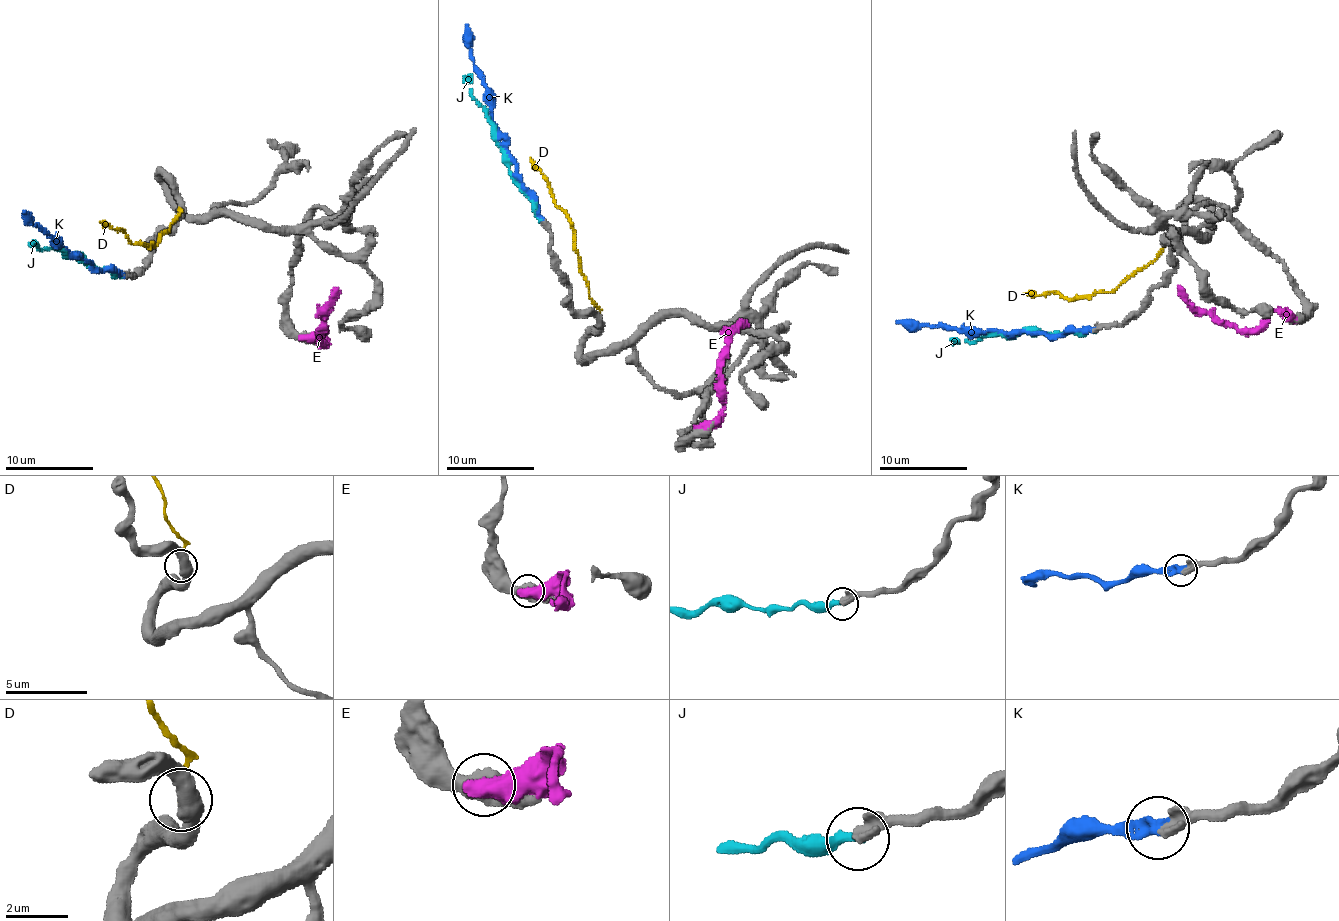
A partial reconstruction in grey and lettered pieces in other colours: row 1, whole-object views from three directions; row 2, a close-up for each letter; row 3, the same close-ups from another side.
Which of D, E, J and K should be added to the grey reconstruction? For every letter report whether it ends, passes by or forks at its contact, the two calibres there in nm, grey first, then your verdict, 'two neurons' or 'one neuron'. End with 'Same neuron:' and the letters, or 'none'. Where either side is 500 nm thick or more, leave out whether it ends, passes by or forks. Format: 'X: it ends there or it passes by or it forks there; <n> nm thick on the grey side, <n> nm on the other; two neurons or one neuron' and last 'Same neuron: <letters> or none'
D: 500 nm thick on the grey side, 170 nm on the other; two neurons
E: 550 nm thick on the grey side, 650 nm on the other; two neurons
J: it ends there; 380 nm thick on the grey side, 240 nm on the other; two neurons
K: it ends there; 360 nm thick on the grey side, 360 nm on the other; one neuron
Same neuron: K

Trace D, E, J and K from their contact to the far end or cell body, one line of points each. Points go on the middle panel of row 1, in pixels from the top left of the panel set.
D: (598, 321), (596, 303), (589, 296), (573, 245), (570, 219), (557, 206), (547, 180), (530, 157)
E: (700, 428), (707, 427), (722, 413), (721, 369), (727, 335), (747, 320)
J: (539, 220), (537, 205), (509, 170), (509, 155), (496, 138), (496, 125), (472, 95), (468, 75)
K: (541, 218), (537, 199), (517, 173), (507, 149), (507, 138), (492, 120), (492, 92), (473, 64), (466, 25)

